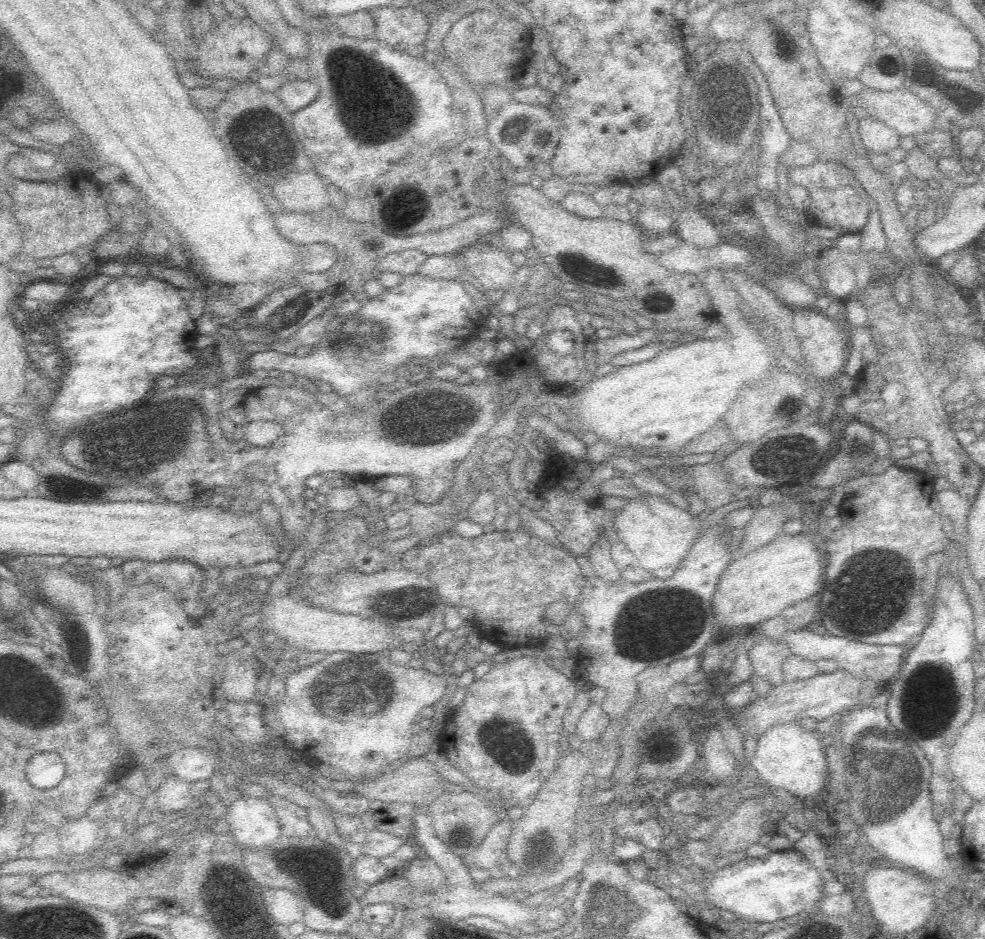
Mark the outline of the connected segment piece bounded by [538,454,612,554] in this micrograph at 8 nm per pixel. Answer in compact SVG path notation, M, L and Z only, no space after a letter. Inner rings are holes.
M556 454L548 455L549 459L546 461L546 470L542 481L538 481L540 485L539 494L541 495L541 501L538 506L552 523L552 526L557 532L558 540L562 542L562 546L566 550L570 550L572 554L588 554L590 548L592 548L592 544L594 544L594 540L600 534L604 534L604 532L608 534L607 531L612 524L612 506L609 502L601 499L593 501L579 498L578 495L573 494L573 491L564 489L564 485L560 483L560 480L573 469L559 464ZM596 504L602 504L602 506L596 506Z

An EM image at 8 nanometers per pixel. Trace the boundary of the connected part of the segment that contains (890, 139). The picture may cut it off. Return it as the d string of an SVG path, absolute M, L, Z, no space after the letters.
M862 120L858 126L858 136L860 136L864 148L868 148L874 154L890 152L890 150L898 148L898 144L900 144L900 136L896 132L888 130L888 126L884 126L878 120Z

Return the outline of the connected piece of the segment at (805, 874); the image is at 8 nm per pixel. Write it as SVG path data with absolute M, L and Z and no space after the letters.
M796 850L772 852L766 860L744 858L704 878L708 900L714 906L734 912L748 922L774 922L780 918L796 916L804 910L812 910L814 906L816 912L819 912L822 906L820 900L824 896L822 886L822 880L818 880L818 872L814 872L814 868L810 868L810 862Z

